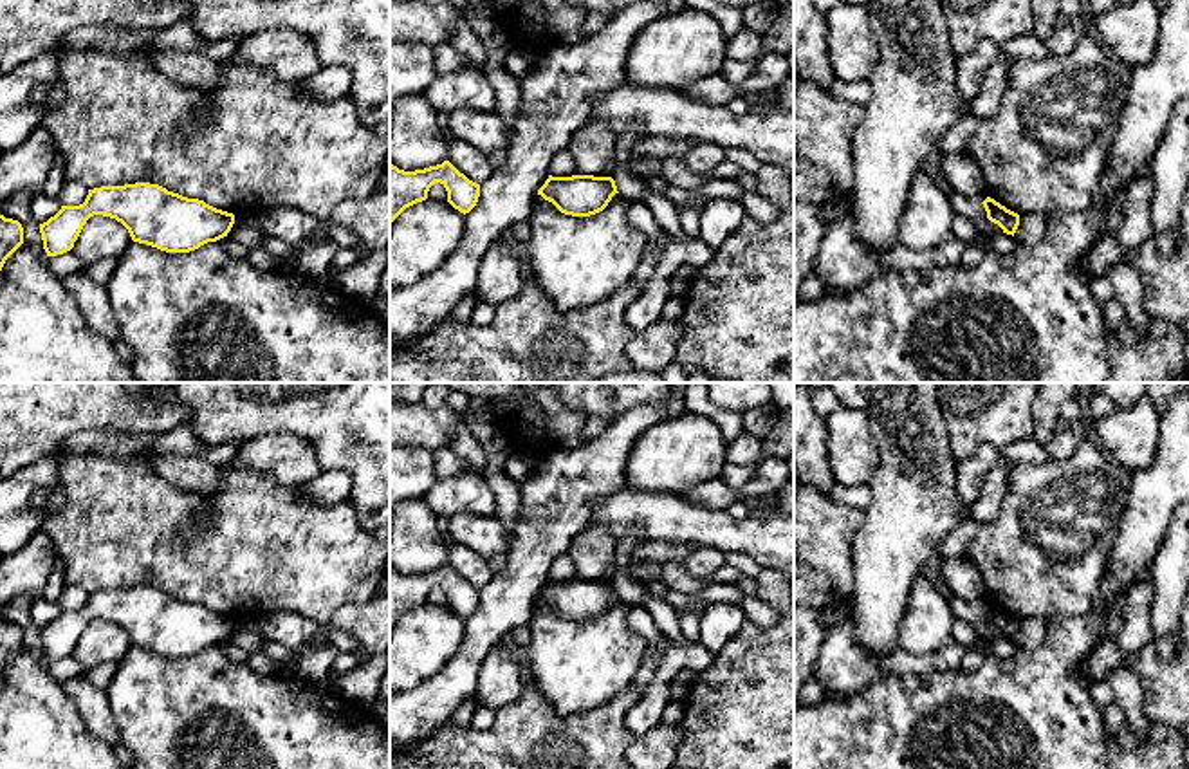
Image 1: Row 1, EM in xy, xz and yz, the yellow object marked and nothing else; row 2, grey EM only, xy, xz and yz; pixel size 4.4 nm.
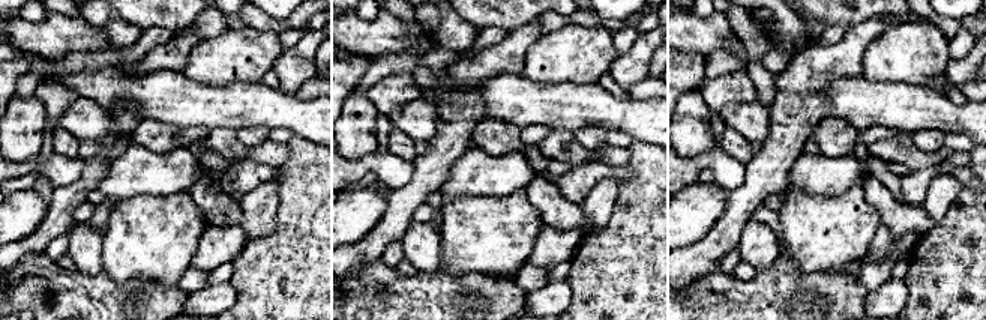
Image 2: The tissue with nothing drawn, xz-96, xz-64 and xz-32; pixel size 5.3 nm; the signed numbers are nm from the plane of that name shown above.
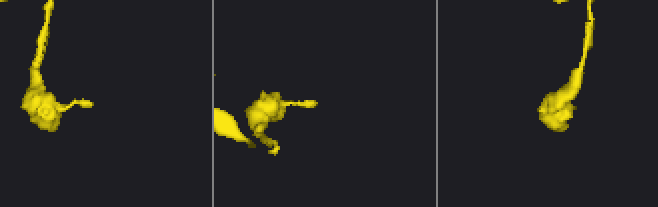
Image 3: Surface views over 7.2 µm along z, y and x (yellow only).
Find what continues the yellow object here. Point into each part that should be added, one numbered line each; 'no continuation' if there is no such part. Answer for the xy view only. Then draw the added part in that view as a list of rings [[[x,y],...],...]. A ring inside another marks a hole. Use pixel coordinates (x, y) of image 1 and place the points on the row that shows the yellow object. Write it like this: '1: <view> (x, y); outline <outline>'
no continuation

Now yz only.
no continuation

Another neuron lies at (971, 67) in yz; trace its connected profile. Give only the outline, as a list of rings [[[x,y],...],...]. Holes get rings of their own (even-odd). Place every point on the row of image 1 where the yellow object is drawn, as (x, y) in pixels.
[[[982,40],[965,56],[956,60],[956,85],[962,99],[971,105],[987,69],[998,61],[1007,60],[1001,45]]]

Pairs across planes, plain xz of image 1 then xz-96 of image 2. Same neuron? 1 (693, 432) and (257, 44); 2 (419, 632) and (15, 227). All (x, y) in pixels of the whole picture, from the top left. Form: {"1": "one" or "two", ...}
{"1": "one", "2": "one"}

